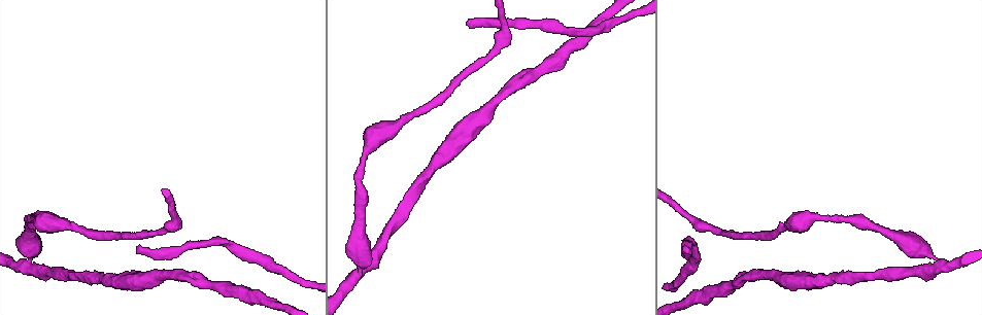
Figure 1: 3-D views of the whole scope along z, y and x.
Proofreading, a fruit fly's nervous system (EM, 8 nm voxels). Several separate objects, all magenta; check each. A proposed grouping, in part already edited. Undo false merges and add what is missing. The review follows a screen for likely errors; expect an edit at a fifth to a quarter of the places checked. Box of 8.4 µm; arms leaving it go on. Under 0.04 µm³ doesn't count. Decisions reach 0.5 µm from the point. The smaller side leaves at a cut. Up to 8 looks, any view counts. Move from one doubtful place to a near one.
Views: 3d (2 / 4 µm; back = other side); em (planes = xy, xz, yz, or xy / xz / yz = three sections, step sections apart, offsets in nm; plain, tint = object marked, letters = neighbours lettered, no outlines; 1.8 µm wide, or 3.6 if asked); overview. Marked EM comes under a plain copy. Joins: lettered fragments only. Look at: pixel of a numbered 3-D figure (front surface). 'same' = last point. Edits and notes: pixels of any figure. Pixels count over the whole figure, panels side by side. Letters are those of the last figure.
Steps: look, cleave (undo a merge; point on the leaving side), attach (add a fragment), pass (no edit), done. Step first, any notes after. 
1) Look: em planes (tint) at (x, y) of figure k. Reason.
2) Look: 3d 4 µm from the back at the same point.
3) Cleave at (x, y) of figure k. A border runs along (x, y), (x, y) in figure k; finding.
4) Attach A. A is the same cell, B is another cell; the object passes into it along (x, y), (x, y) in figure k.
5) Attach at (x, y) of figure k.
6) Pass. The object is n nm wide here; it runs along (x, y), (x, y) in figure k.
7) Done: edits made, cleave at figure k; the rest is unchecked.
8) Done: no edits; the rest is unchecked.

Look: 3d 2 µm from the back at (468, 22) of figure 1.

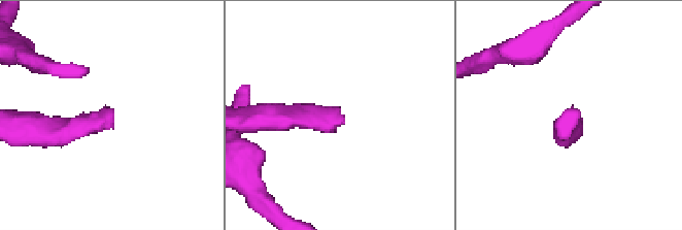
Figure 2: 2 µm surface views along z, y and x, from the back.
Look: em planes (letters) at (337, 113) of figure 2.

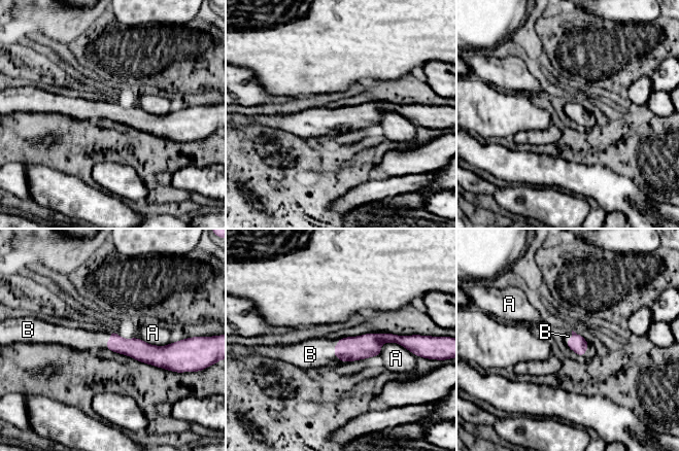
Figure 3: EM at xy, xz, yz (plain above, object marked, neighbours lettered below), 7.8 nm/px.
Attach B. The object is 140 nm wide here; B is the same cell, A is another cell; the object passes into it along (348, 349), (334, 351), (310, 354) in figure 3; it goes on there.

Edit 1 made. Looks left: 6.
Look: em yz step 8 (tint) at (361, 161) of figure 1. Narrows sharply.

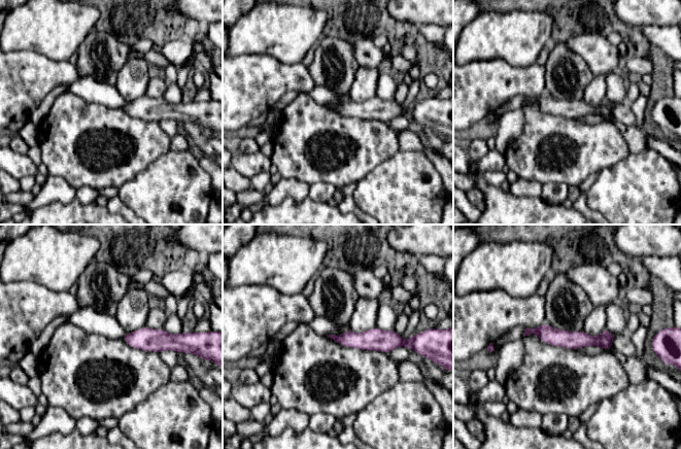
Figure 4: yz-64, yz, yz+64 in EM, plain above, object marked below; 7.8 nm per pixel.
Look: em planes (letters) at the same point.

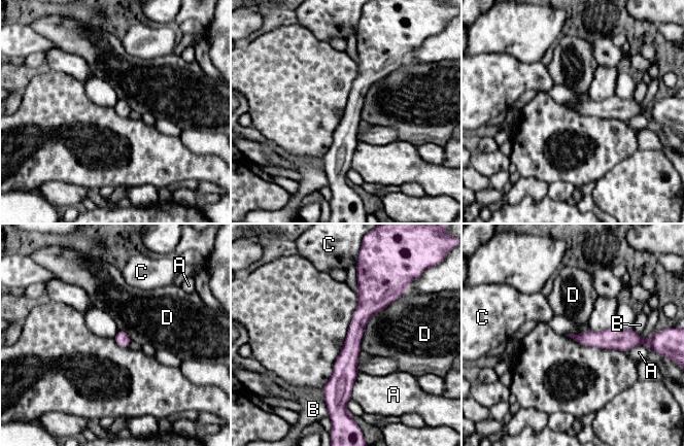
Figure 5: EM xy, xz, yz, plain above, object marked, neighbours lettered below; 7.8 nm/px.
Pass. A, B, C and D are other cells; it runs along (362, 279), (365, 311), (341, 401) in figure 5; continuous, no second neuron.

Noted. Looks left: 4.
Look: 3d 4 µm at (31, 263) of figure 1. Three-way junction.

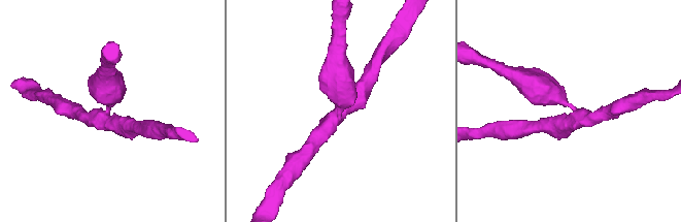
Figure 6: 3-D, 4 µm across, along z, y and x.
Look: em planes (letters) at (339, 116) of figure 6. 3 arms meet here; the arms are 240, 260, 500 nm wide; shape alone is not enough.

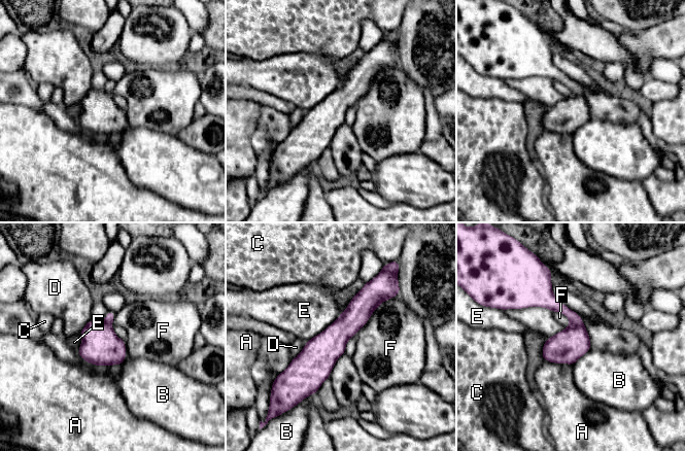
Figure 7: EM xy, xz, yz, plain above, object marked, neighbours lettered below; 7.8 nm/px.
Cleave at (553, 304) of figure 7. The object is 240 nm wide here; A, B, C, D, E and F are other cells; a border runs along (582, 321), (571, 324) in figure 7; a second neuron is stuck on.

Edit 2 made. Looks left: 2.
Done: edits made, attach at figure 3, cleave at figure 7; the rest is unchecked.

